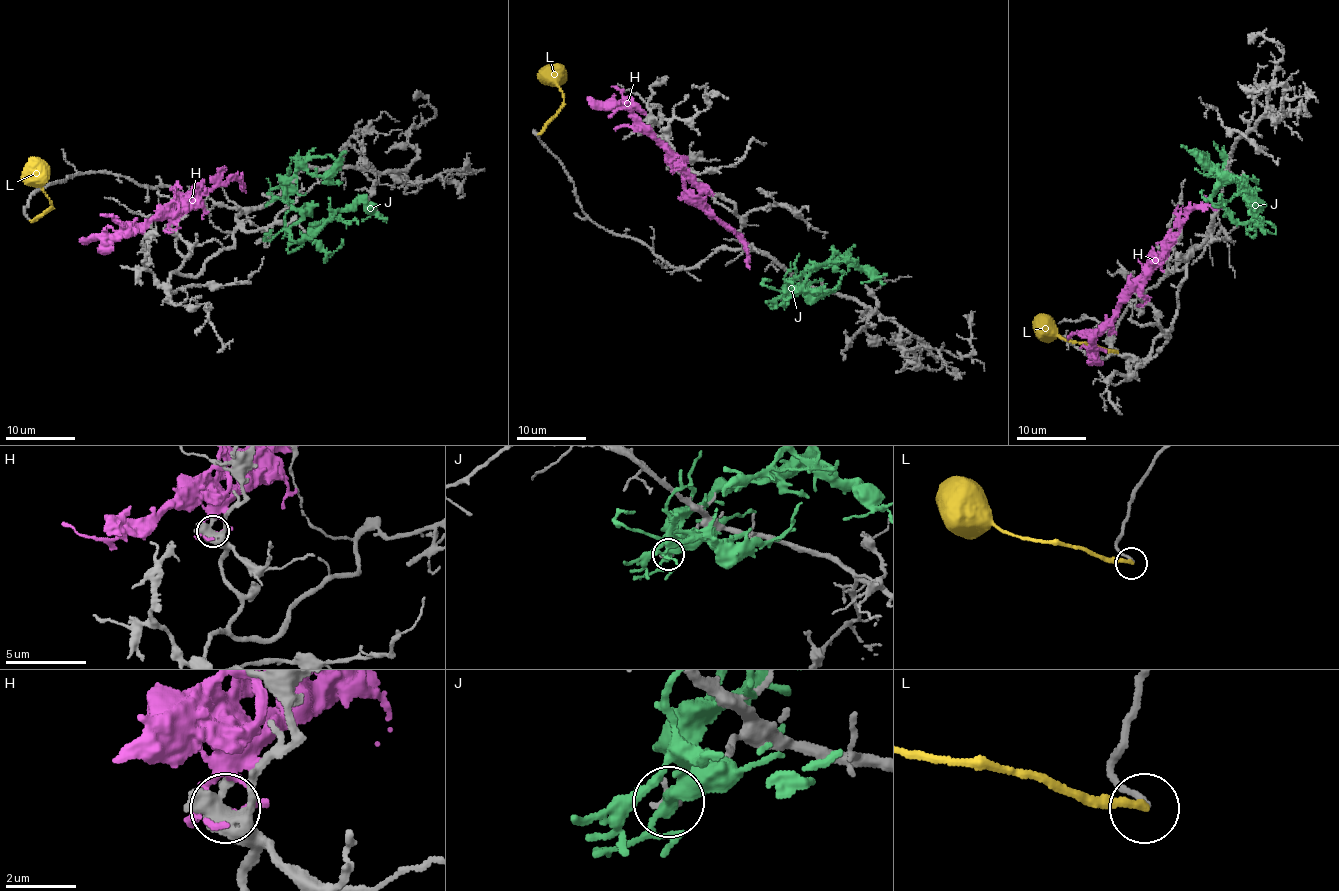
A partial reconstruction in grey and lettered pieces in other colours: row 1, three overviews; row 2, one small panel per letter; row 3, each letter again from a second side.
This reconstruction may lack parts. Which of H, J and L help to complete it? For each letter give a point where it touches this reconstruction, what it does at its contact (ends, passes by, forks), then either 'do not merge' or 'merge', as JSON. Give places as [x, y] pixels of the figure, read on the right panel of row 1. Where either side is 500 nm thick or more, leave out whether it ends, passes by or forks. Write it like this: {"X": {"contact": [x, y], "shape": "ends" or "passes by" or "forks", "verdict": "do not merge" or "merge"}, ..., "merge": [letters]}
{"H": {"contact": [1147, 298], "shape": "forks", "verdict": "do not merge"}, "J": {"contact": [1245, 176], "shape": "passes by", "verdict": "do not merge"}, "L": {"contact": [1117, 352], "shape": "ends", "verdict": "merge"}, "merge": ["L"]}

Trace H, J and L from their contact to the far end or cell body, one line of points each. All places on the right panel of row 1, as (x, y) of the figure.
H: (1147, 299), (1141, 288), (1191, 210), (1197, 206), (1223, 207)
J: (1244, 176), (1250, 228), (1253, 222), (1232, 220), (1211, 199), (1219, 176), (1240, 180)
L: (1118, 351), (1074, 342), (1057, 333), (1057, 328), (1047, 319), (1035, 318)

